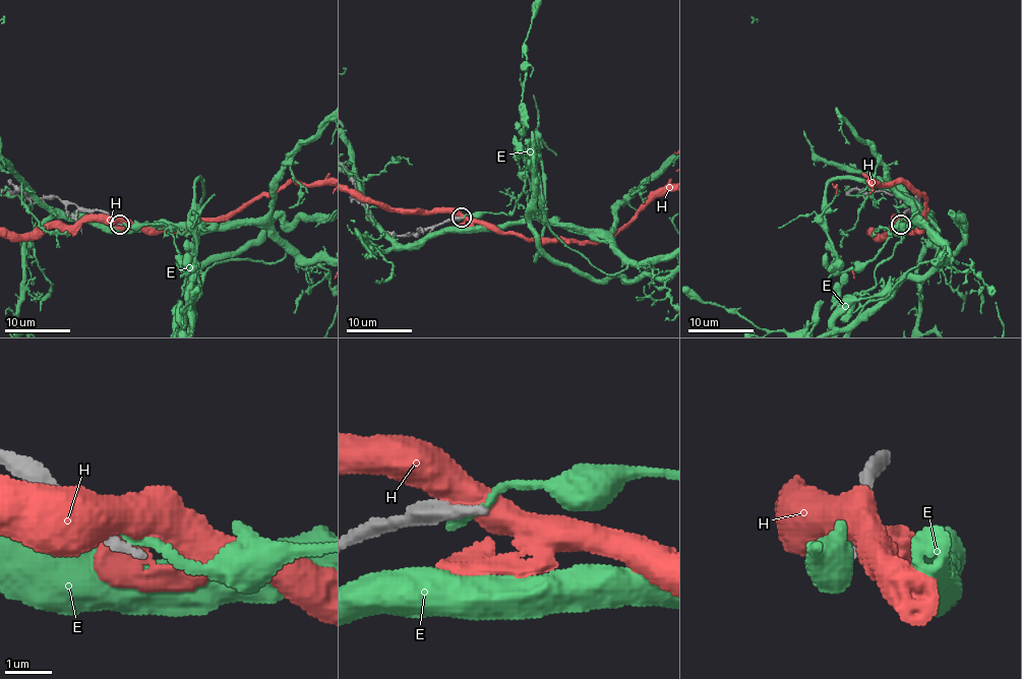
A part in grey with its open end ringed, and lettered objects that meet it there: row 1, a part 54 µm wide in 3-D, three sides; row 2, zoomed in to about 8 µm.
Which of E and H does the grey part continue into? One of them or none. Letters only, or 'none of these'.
none of these

